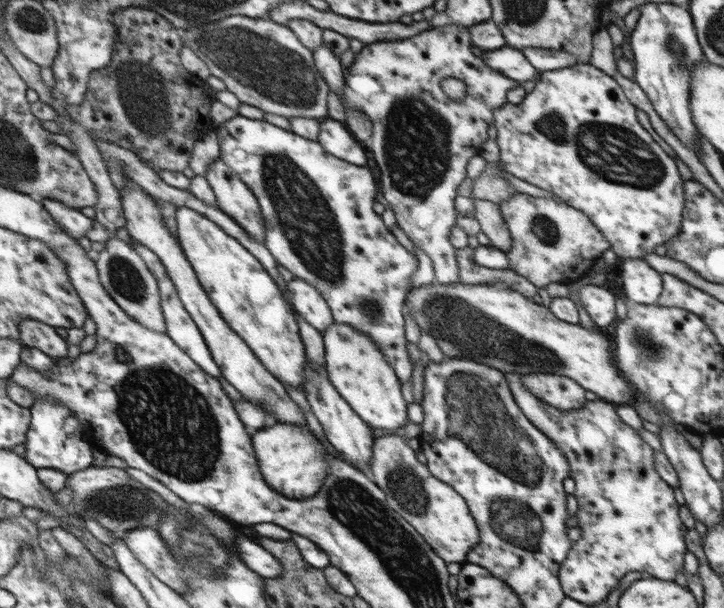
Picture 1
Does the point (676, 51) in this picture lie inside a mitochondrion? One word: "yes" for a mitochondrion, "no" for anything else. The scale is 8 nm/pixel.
yes

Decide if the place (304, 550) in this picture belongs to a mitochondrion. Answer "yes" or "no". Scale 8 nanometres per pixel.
no

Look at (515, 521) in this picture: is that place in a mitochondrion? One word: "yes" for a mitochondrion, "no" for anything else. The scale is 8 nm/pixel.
yes

